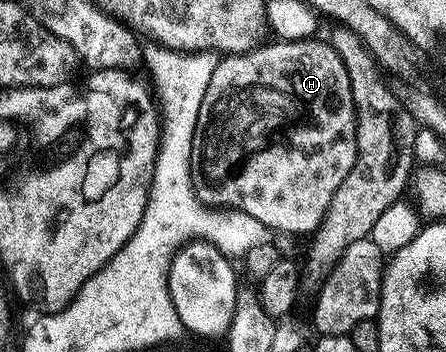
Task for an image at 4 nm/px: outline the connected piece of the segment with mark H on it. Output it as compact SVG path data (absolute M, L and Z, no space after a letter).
M294 41L292 44L279 44L281 46L265 46L258 44L252 50L244 50L242 54L226 53L218 61L211 84L207 84L207 96L203 96L201 105L200 137L205 137L205 151L200 151L199 158L205 161L205 174L217 182L229 182L229 190L237 197L236 205L245 213L255 216L270 231L282 230L285 234L312 235L318 224L323 220L327 208L331 204L331 196L347 180L347 172L357 159L357 109L353 103L353 85L347 74L347 68L335 52L335 48L328 41L321 42Z

